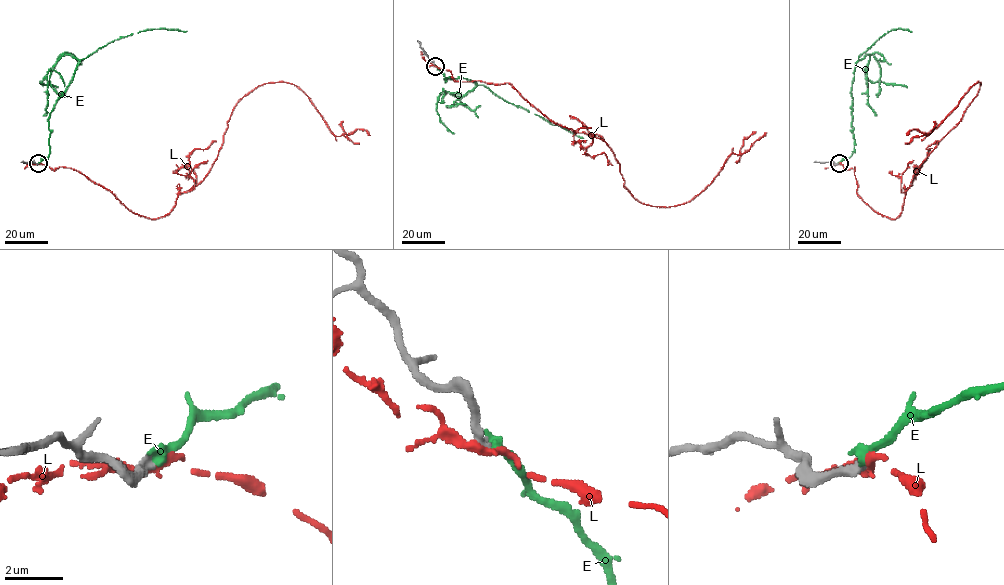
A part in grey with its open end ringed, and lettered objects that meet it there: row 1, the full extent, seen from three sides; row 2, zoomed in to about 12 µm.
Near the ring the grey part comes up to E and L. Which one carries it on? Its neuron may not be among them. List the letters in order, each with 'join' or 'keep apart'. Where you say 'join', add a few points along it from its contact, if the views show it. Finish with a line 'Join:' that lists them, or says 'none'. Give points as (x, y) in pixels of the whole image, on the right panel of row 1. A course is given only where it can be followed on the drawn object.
E: join | via (839, 163), (855, 151), (851, 88), (859, 56), (889, 31), (902, 28), (911, 32)
L: keep apart
Join: E

